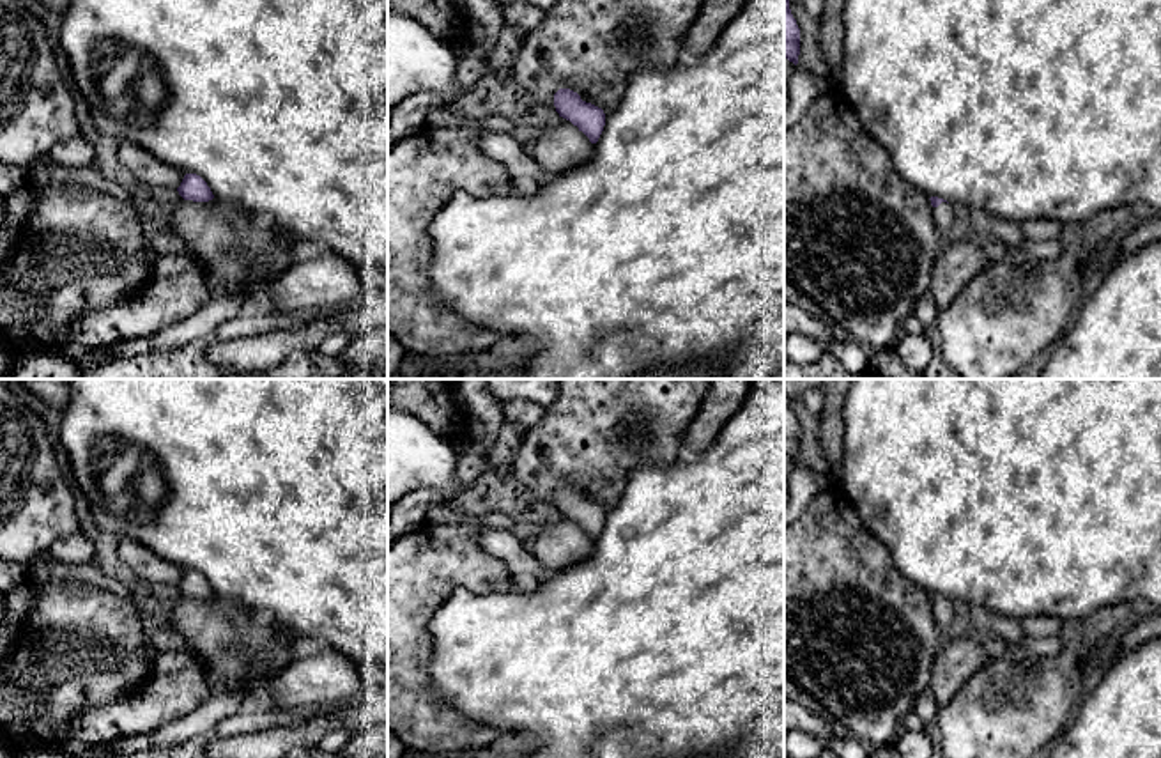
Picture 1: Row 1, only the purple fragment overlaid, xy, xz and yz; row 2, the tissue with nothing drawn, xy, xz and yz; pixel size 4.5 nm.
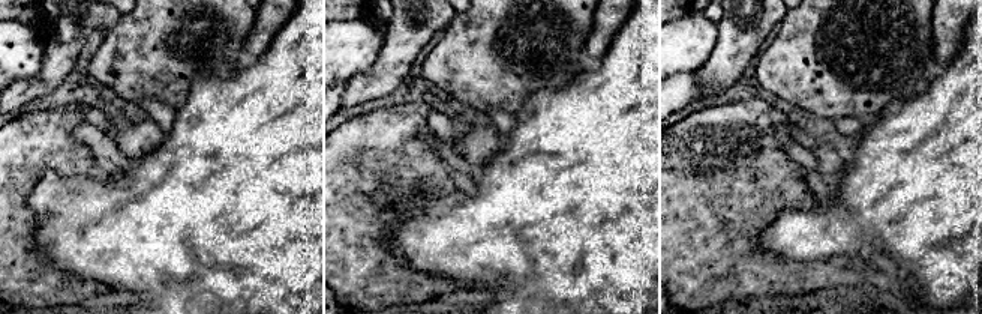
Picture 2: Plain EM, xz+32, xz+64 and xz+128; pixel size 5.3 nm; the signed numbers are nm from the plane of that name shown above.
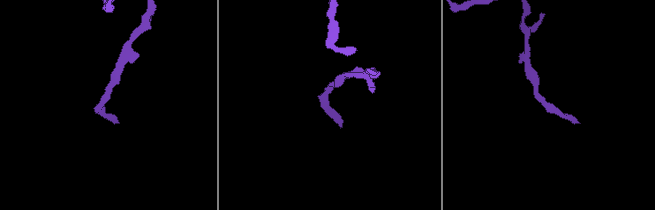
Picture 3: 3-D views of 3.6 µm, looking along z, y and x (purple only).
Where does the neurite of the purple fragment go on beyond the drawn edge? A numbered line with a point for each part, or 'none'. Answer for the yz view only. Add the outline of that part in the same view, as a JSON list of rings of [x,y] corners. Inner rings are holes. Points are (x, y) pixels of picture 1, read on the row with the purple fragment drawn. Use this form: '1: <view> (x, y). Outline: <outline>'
1: yz (944, 215). Outline: [[[942,202],[938,207],[933,207],[933,218],[934,218],[936,227],[943,239],[949,234],[954,220],[956,220],[956,211],[957,211],[957,207],[950,205],[947,202]]]

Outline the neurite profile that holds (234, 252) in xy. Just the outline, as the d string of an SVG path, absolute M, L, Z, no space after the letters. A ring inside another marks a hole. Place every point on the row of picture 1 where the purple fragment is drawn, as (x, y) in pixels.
M212 198L209 202L181 200L168 223L172 234L184 241L202 266L214 292L241 289L253 294L258 301L265 289L287 269L292 267L292 244L296 237L264 221L253 221L242 207Z

